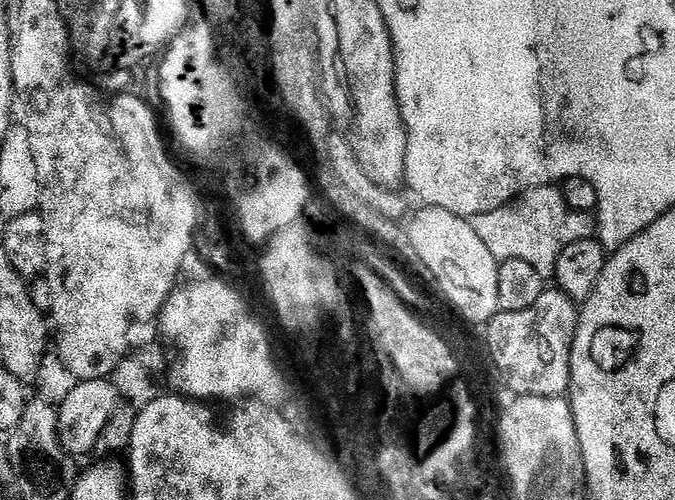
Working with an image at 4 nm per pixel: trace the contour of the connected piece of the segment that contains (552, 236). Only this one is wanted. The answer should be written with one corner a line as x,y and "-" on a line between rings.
556,186
532,189
502,209
471,219
472,229
478,238
487,242
487,248
498,262
522,260
530,264
544,280
551,279
564,247
560,230
570,222
568,206
558,189

